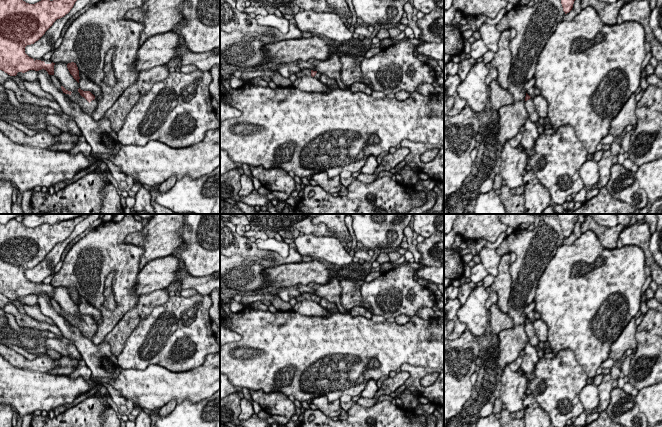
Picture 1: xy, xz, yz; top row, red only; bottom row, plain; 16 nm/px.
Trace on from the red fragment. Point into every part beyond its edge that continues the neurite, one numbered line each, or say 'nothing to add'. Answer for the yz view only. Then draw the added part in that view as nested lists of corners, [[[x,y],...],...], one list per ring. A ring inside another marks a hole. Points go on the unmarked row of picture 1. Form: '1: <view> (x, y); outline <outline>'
1: yz (533, 339); outline [[[532,322],[525,325],[525,331],[528,336],[529,343],[534,347],[538,346],[540,341],[539,341],[537,335],[535,334],[535,330],[533,328]]]

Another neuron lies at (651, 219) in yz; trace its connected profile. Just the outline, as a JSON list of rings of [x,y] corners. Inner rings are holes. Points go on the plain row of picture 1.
[[[644,214],[644,220],[645,223],[649,225],[649,231],[651,234],[653,234],[656,231],[657,228],[657,214]]]

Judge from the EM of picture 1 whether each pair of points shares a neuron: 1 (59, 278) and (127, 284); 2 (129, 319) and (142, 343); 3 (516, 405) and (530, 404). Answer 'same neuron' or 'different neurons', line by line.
1: same neuron
2: different neurons
3: different neurons

